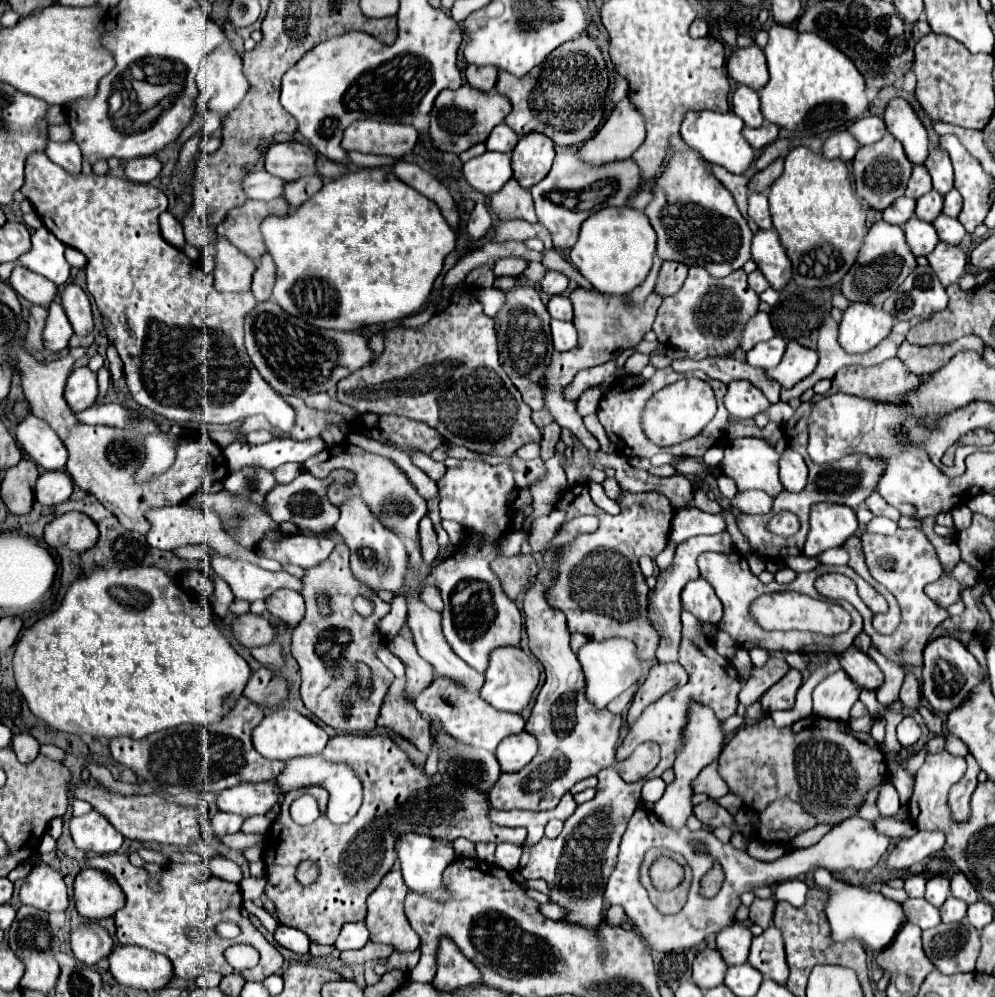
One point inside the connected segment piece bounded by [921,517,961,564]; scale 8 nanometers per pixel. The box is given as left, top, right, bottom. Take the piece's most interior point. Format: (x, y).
(946, 550)

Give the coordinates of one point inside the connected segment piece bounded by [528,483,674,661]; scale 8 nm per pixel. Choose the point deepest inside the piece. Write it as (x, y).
(600, 588)

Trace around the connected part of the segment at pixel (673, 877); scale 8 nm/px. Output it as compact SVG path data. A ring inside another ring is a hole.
M660 857L650 867L650 877L652 877L652 883L656 889L674 889L682 881L684 871L674 859Z

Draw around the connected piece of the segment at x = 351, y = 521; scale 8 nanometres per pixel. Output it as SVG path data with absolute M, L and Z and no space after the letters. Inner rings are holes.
M350 497L340 505L340 519L336 523L336 531L340 537L344 537L346 545L350 547L350 567L352 567L352 573L356 573L356 579L364 581L372 591L388 589L396 593L402 589L404 577L408 573L406 549L402 545L402 539L392 531L388 531L376 517L372 517L372 511L360 497ZM364 547L372 551L370 561L362 557Z

